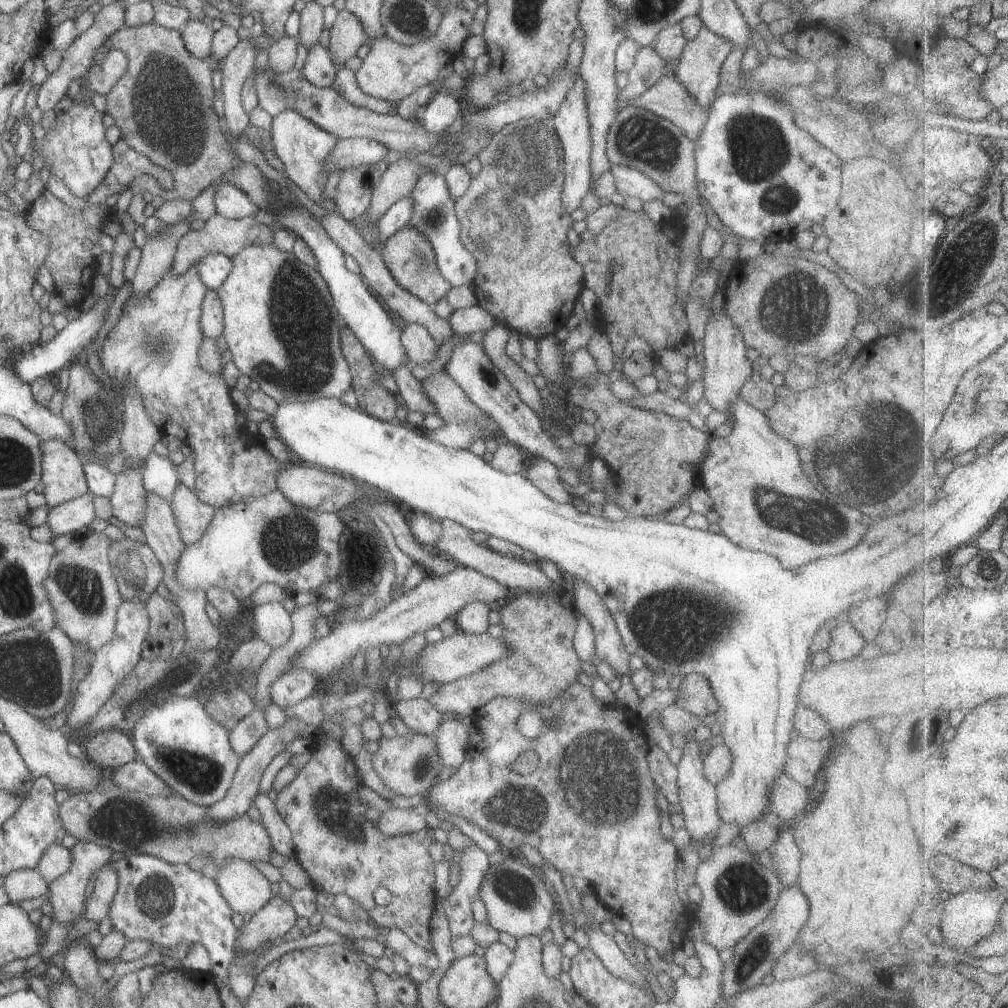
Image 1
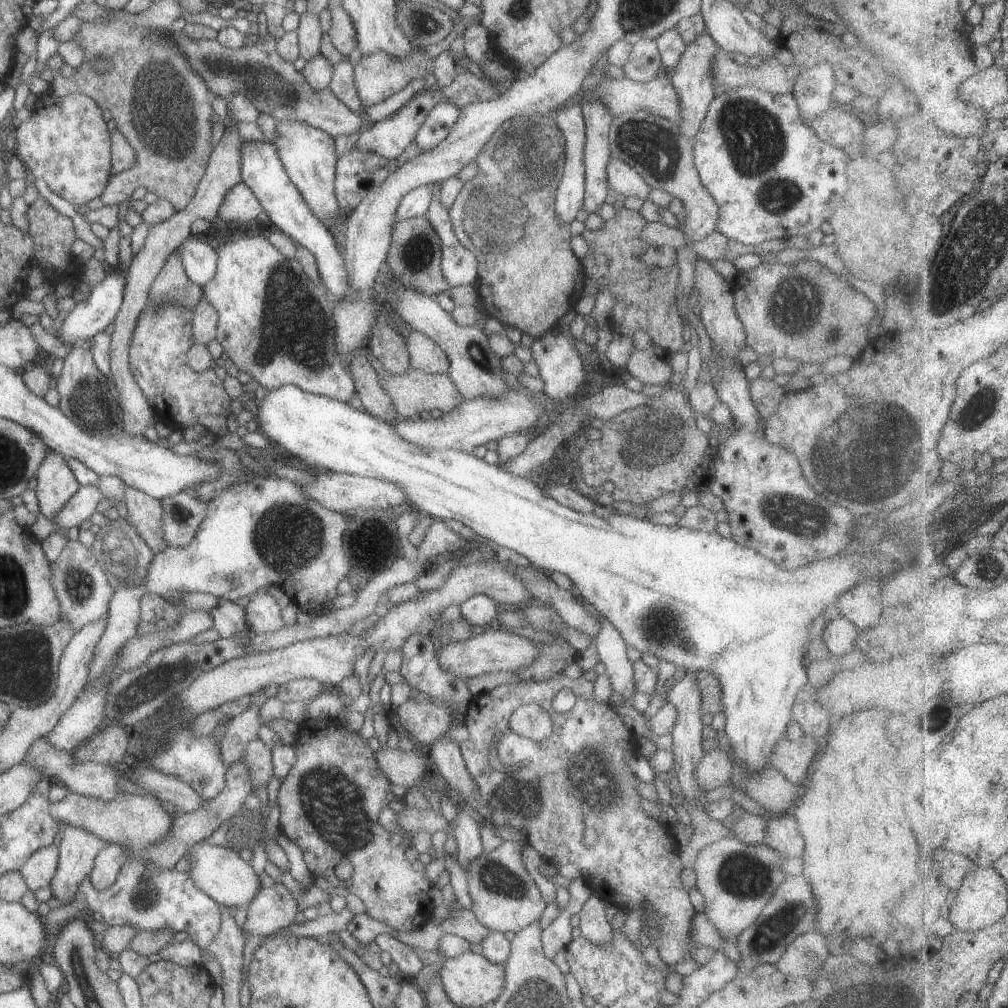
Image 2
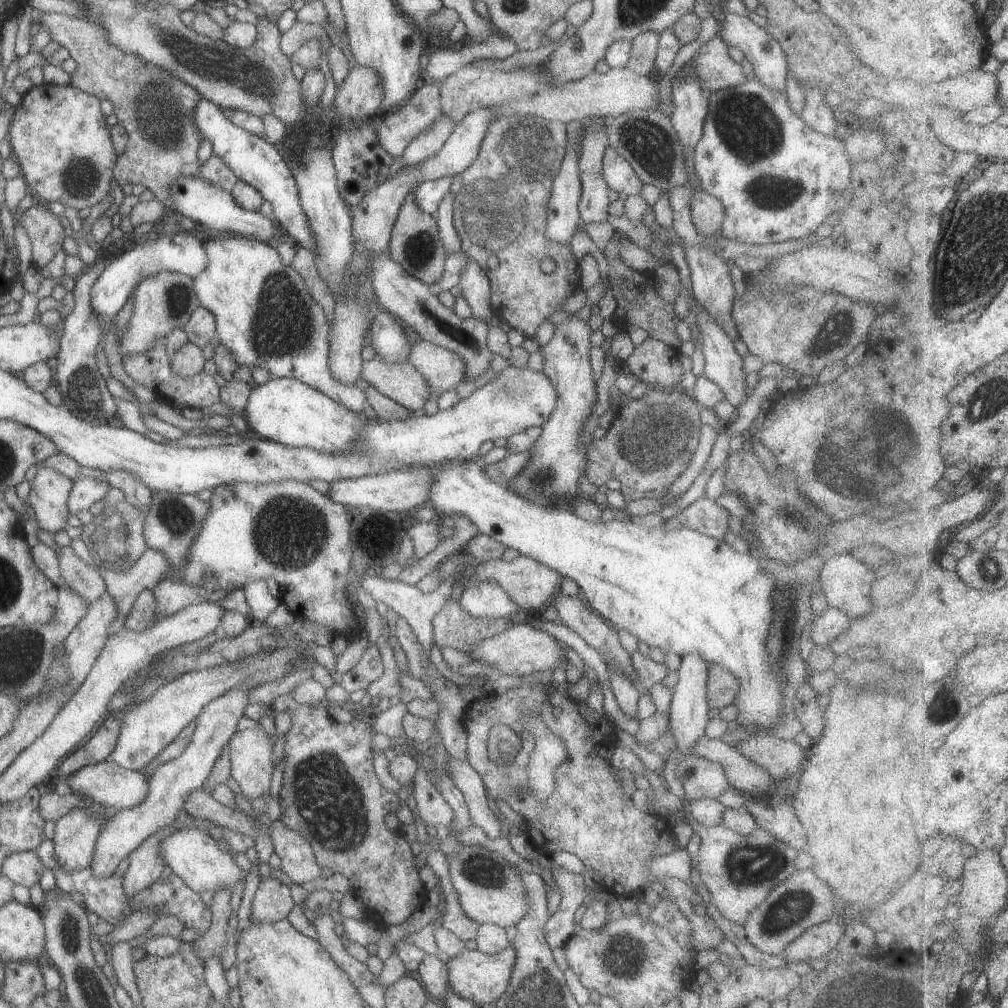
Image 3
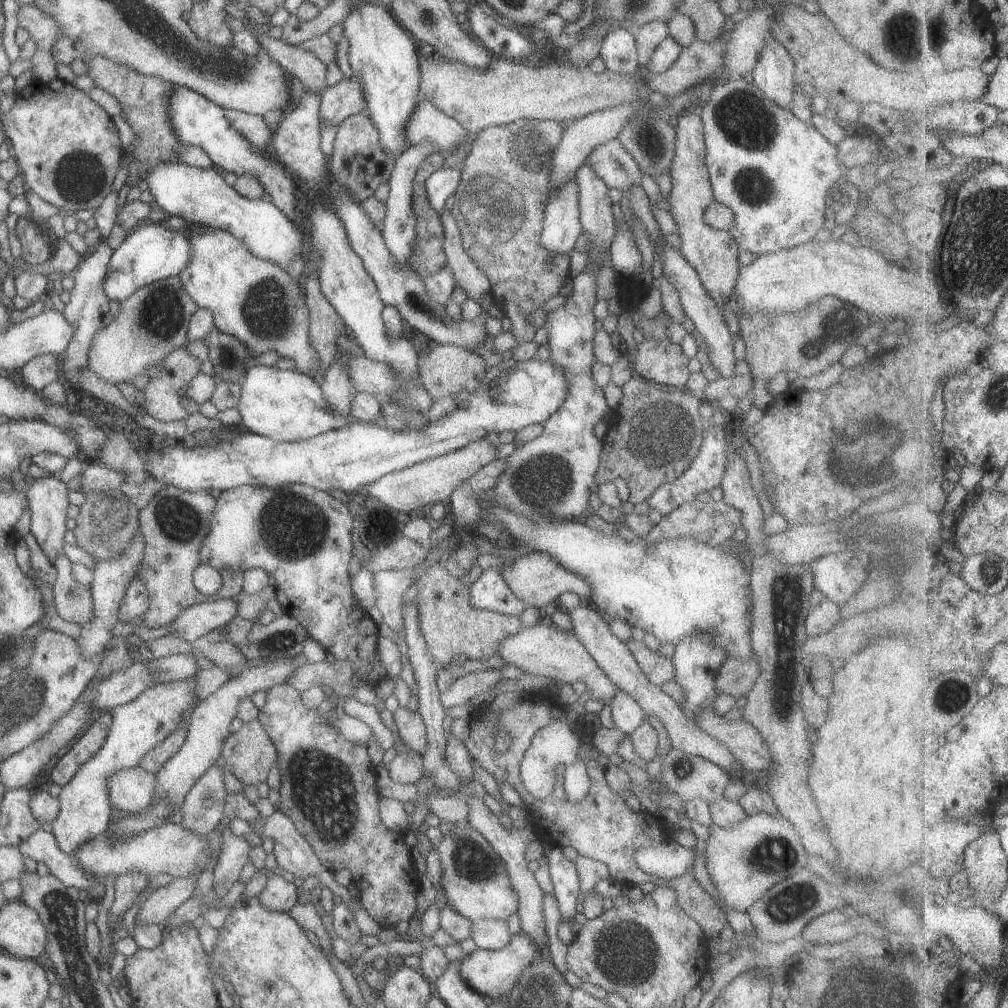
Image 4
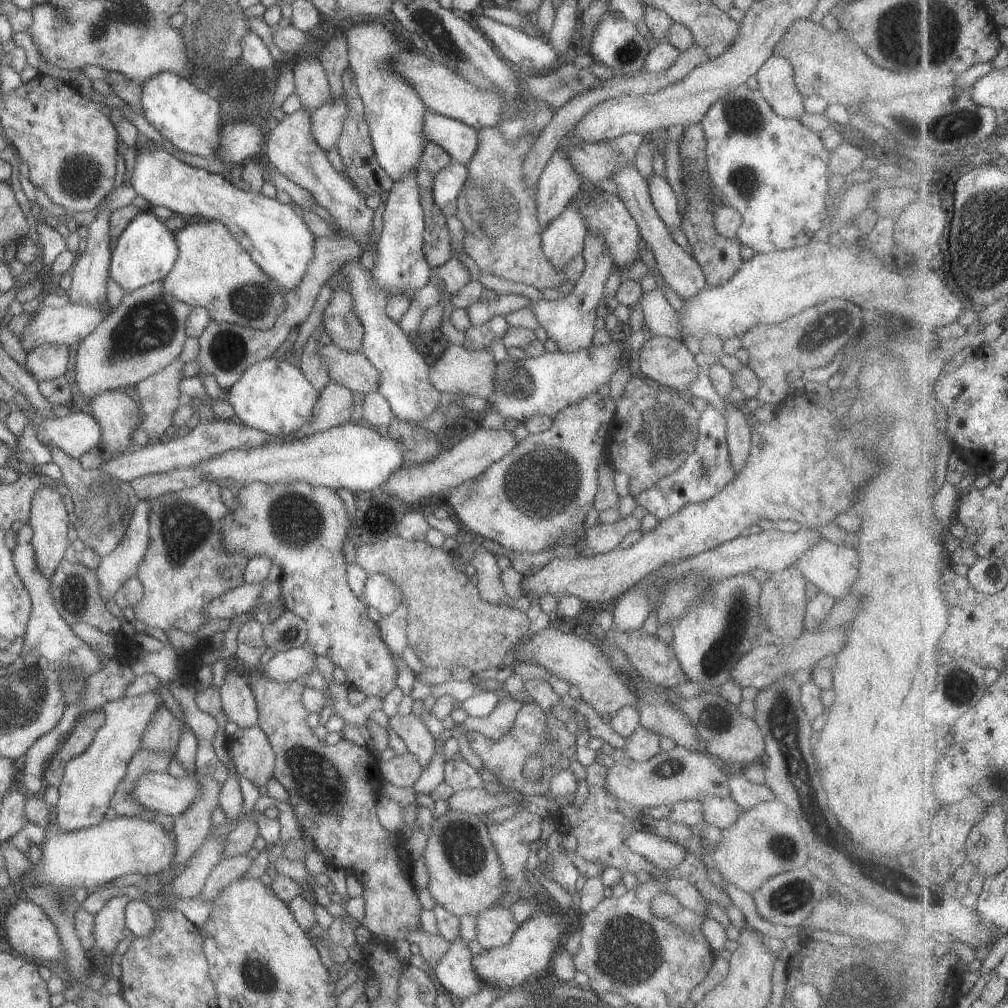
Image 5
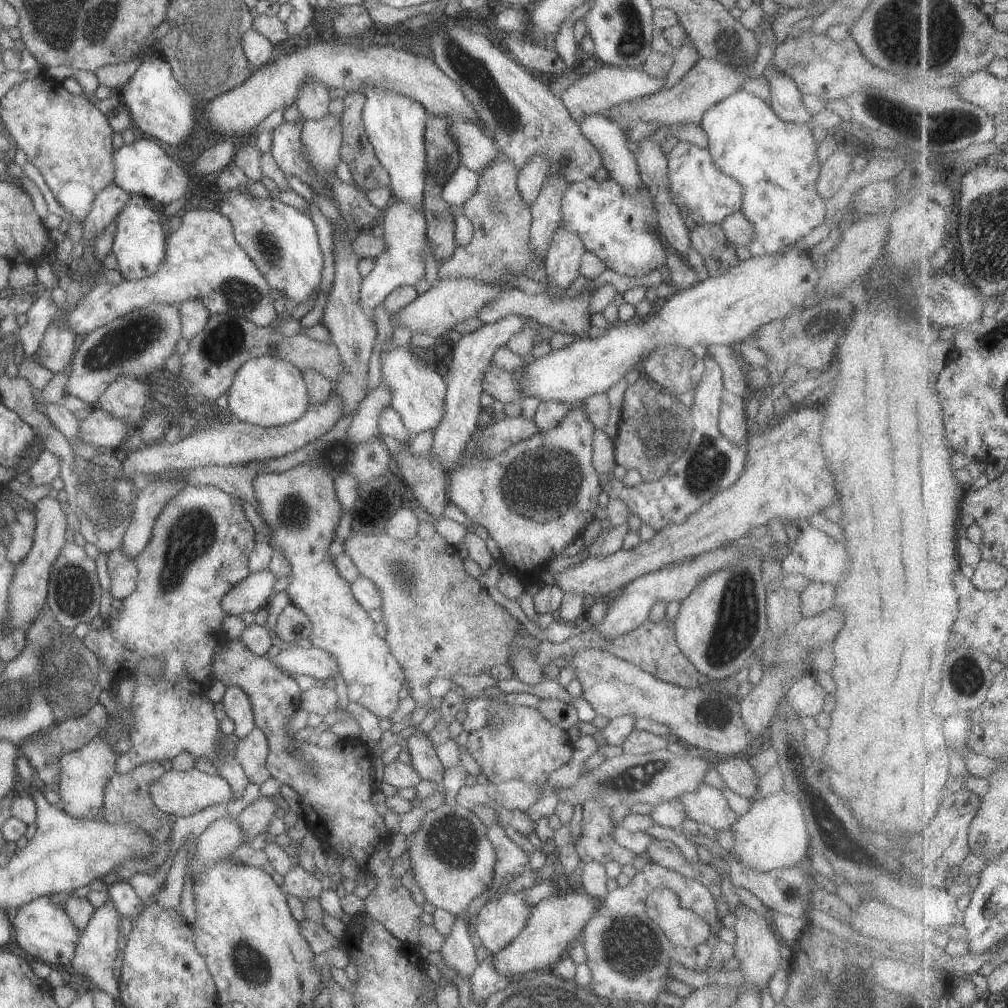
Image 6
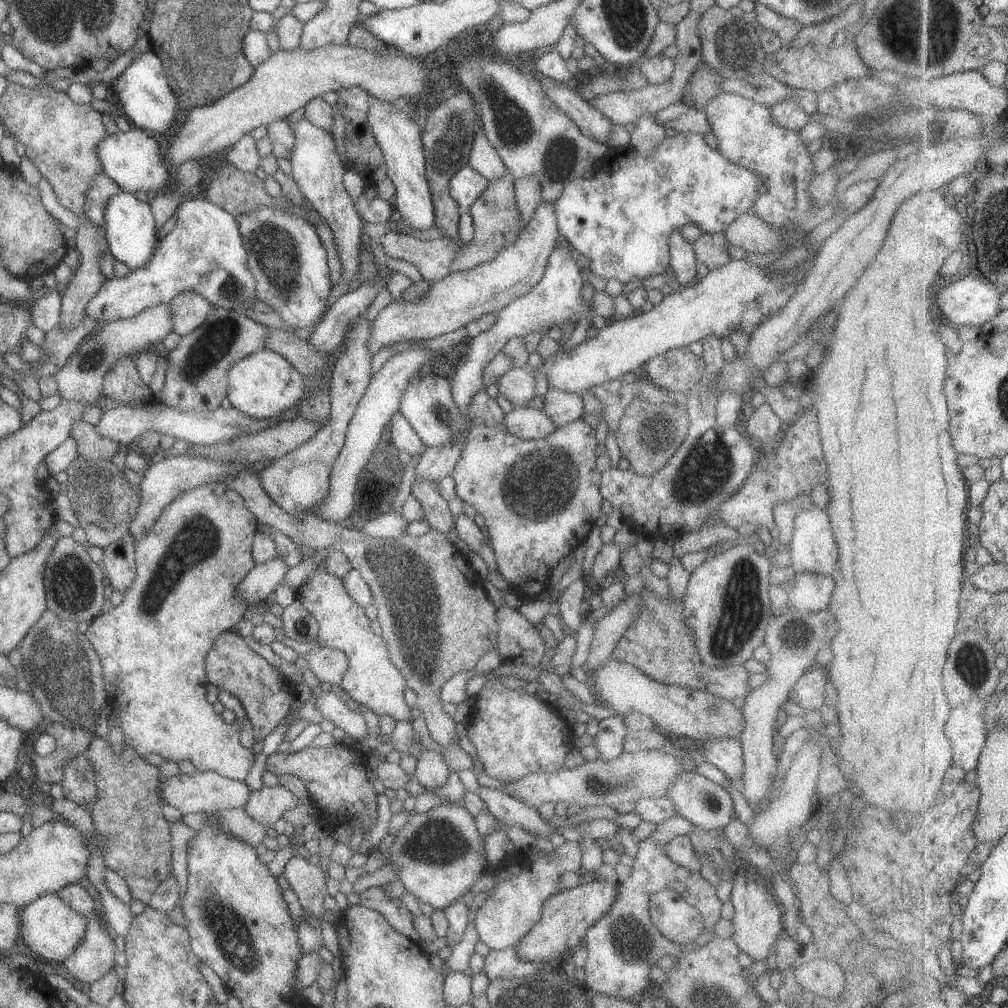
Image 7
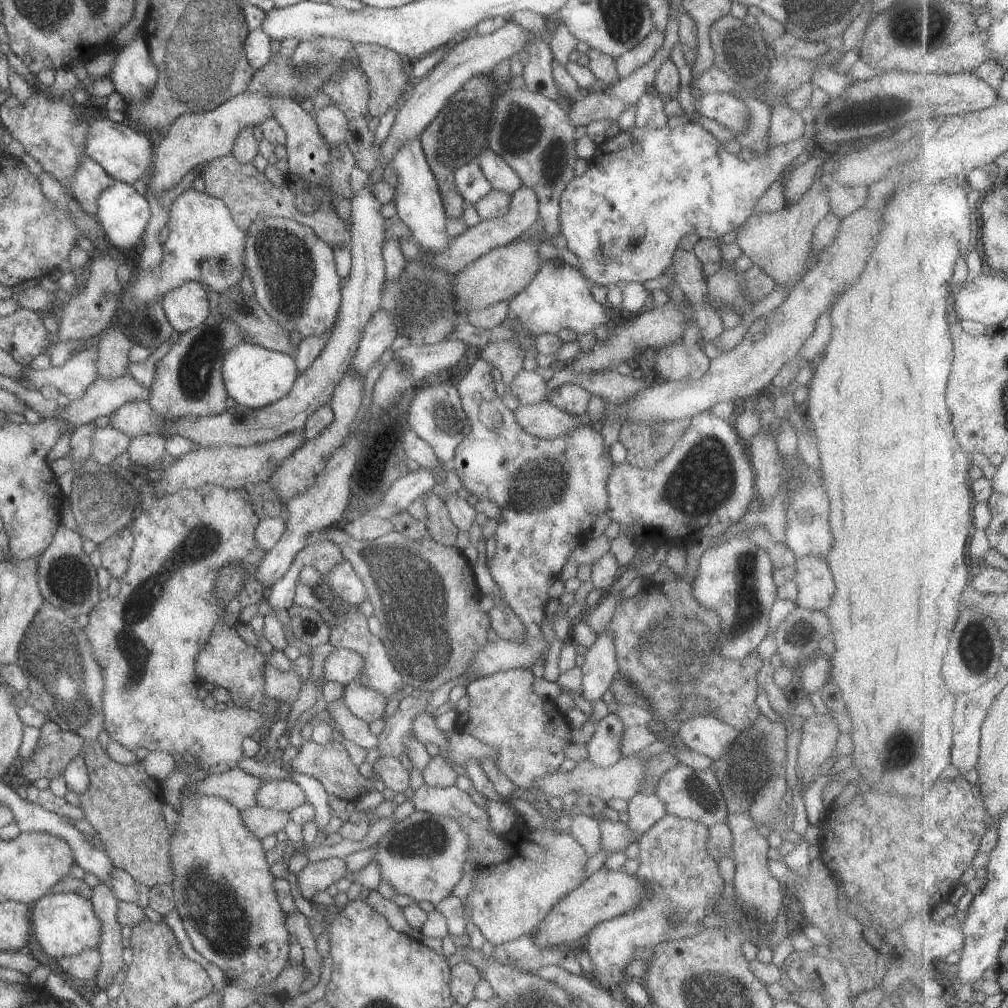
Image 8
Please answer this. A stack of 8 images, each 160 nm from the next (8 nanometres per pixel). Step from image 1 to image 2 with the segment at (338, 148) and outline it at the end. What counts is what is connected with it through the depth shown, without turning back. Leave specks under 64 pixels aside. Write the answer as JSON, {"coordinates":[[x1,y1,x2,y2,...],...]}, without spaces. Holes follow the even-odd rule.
{"coordinates":[[436,86,424,87,413,95,409,102,393,112,393,114,383,120,379,120,379,122,373,123,370,128,361,132,359,138,355,140,353,147,361,150,361,152,375,152,378,156,389,160,396,159,413,141,417,130,419,130,427,116,427,112,441,101,442,95,439,88]]}

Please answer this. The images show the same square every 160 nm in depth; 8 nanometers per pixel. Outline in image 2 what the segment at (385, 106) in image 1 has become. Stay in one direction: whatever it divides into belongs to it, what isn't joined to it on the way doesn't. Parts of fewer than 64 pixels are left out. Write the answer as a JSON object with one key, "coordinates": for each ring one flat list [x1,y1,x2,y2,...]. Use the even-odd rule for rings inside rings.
{"coordinates":[[348,60,332,64,328,90,351,112,365,116,365,109,356,94,352,80,352,66]]}

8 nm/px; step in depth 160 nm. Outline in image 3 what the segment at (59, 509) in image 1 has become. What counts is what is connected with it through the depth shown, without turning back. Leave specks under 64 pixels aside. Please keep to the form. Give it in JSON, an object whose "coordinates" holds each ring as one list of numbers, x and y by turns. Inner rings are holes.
{"coordinates":[[100,475,99,480,91,477,79,476,73,482,66,498,66,510,69,515,77,514,80,510,87,510,93,502,103,500,104,494,109,490,108,484]]}

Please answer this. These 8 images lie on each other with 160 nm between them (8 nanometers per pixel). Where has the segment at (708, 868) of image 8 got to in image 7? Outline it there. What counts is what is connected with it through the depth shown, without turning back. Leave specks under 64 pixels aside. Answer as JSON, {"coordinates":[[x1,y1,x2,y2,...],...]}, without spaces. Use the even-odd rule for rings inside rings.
{"coordinates":[[675,814,671,818,655,825,653,832,638,841,631,873,626,880,616,886,616,895,607,912,598,918,585,931,582,938,585,943,586,960,583,964,585,981,582,984,588,993,601,993,618,999,631,1000,637,993,648,994,653,990,647,973,656,964,659,957,678,957,682,952,692,951,703,946,714,937,712,926,721,919,721,902,715,896,715,889,698,872,691,872,676,865,663,854,662,848,672,838,687,835,692,824],[661,889,674,890,688,905,691,905,702,918,703,930,687,944,677,944,667,940,651,924,648,915,649,895],[625,946,643,946,643,948,625,948]]}

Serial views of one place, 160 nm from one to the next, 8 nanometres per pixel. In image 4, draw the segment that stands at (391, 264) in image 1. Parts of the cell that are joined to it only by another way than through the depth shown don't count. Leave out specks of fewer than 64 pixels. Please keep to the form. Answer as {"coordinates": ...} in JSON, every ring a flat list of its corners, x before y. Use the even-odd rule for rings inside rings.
{"coordinates":[[441,151,437,153,431,153,423,162,419,165,417,172,413,177,413,186,411,193,411,208,415,217,414,220,414,231,415,236,413,242,411,243,411,252,407,257,406,264,424,279,427,275,432,275,437,271,444,268,446,264,446,256,444,255,442,249,442,224,439,218,439,213,435,212,430,206,426,197,426,192,424,191,423,183,425,179,433,174,439,167,442,166,444,156]]}

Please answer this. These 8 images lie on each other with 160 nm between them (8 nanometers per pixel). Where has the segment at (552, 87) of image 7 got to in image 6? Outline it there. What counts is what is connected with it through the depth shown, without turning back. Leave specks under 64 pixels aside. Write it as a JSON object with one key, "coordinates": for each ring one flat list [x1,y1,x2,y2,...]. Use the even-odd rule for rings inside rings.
{"coordinates":[[600,114,584,116,577,123,581,134,600,154,609,178,619,183,625,194,633,195,641,189,642,180,634,154,628,148,625,131]]}

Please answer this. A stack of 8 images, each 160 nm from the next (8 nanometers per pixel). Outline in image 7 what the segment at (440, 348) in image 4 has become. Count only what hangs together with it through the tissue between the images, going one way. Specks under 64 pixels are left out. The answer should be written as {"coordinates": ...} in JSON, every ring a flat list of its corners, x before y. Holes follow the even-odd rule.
{"coordinates":[[527,366,513,367,504,372,495,382,497,390,512,407,523,407,533,398,535,379,533,369]]}

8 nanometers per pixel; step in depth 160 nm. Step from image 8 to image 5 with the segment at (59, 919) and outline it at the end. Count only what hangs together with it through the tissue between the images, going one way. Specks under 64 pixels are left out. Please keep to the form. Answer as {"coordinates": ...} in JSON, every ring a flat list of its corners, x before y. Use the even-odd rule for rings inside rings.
{"coordinates":[[17,898,13,904,7,906,3,916,3,933,7,944,19,952,21,956,31,958,33,962,42,960,61,960,62,948,53,923,45,916,39,905]]}

